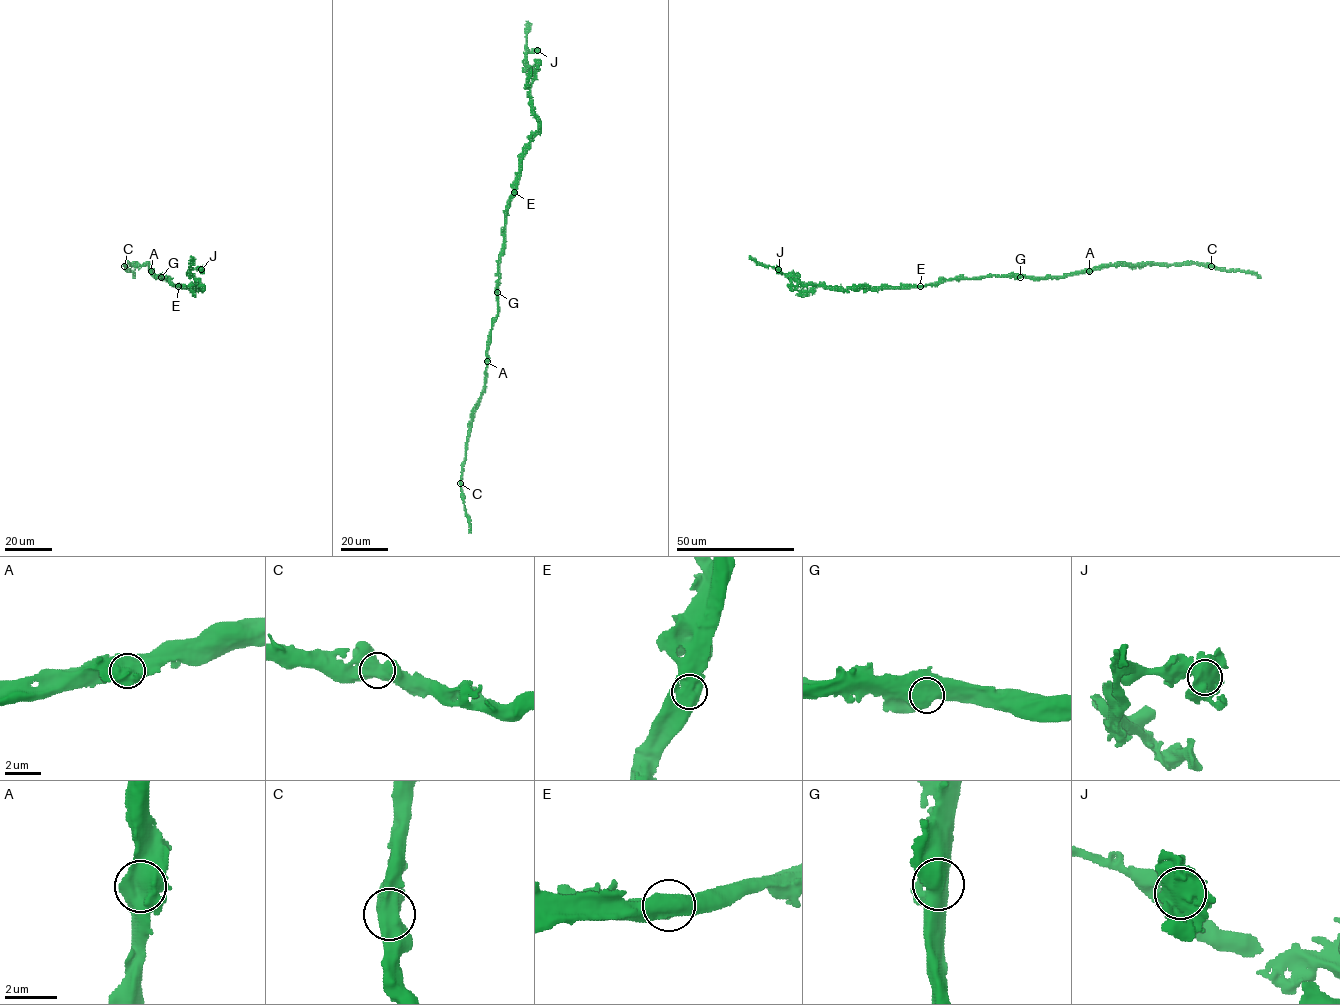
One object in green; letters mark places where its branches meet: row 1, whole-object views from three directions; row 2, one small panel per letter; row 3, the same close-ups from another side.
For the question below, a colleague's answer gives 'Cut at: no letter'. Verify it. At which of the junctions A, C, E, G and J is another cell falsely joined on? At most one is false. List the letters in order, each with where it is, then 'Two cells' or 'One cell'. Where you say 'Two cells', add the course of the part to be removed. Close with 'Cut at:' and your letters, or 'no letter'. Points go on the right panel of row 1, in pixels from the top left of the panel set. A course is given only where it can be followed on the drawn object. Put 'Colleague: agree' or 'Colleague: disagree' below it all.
A: Place: (1089, 271). One cell
C: Place: (1211, 266). One cell
E: Place: (920, 286). One cell
G: Place: (1020, 277). One cell
J: Place: (778, 269). One cell
Cut at: no letter
Colleague: agree

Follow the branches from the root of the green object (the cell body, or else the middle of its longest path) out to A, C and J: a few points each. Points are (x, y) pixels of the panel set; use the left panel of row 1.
A: (163, 277), (155, 277), (151, 271)
C: (163, 277), (155, 277), (147, 264), (124, 266)
J: (163, 277), (176, 286), (202, 287), (201, 290), (194, 286), (197, 282), (190, 275), (191, 270), (201, 269)

